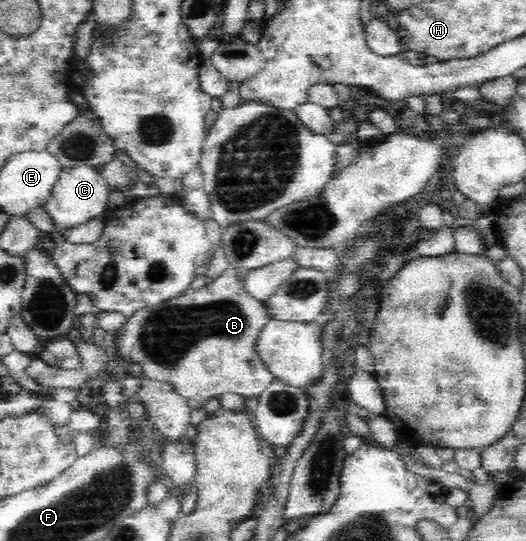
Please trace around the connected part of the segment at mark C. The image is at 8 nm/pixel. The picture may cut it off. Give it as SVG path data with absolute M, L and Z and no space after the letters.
M95 166L64 167L59 181L53 186L52 194L45 202L46 213L61 231L65 228L87 223L86 221L90 221L92 217L107 213L109 188L108 182L101 173L98 173Z

